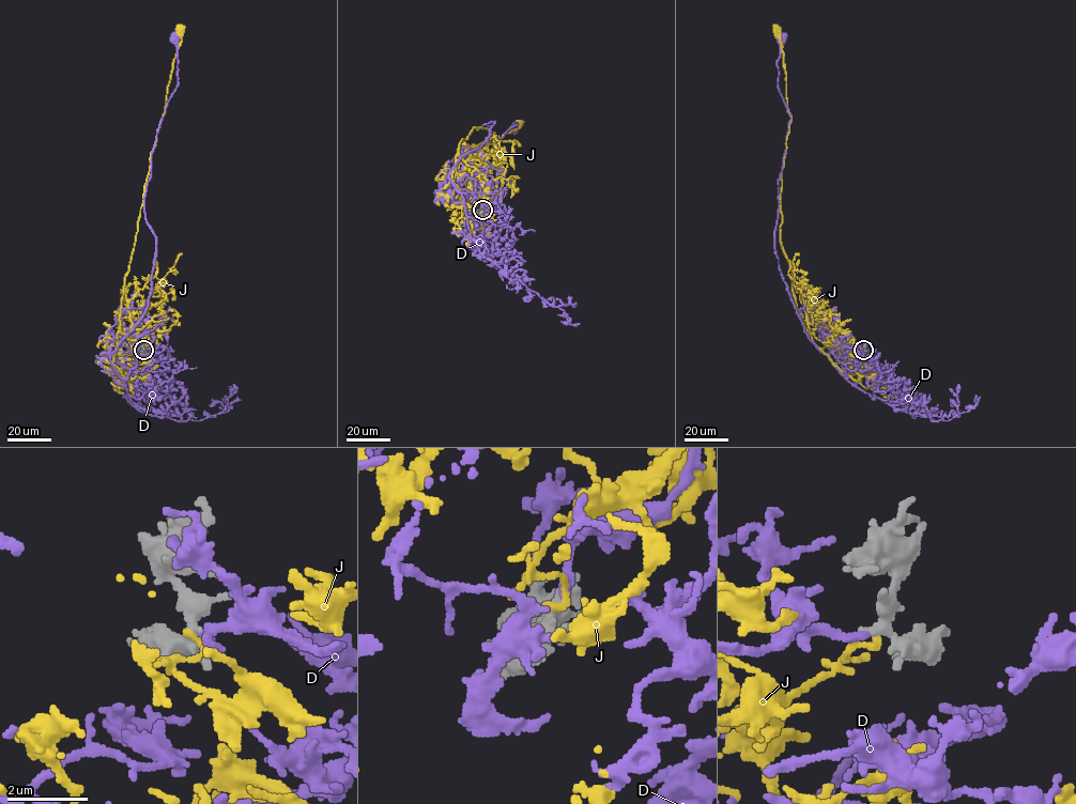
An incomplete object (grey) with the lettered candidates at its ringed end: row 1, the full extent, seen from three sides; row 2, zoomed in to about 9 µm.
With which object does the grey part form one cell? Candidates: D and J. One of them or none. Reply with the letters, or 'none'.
D

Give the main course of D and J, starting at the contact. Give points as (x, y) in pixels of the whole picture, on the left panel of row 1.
D: (143, 351), (154, 352), (125, 379), (110, 364), (151, 292), (155, 236), (144, 196), (178, 83), (175, 37)
J: (143, 350), (150, 355), (132, 353), (137, 341), (120, 329), (120, 310), (180, 30)

